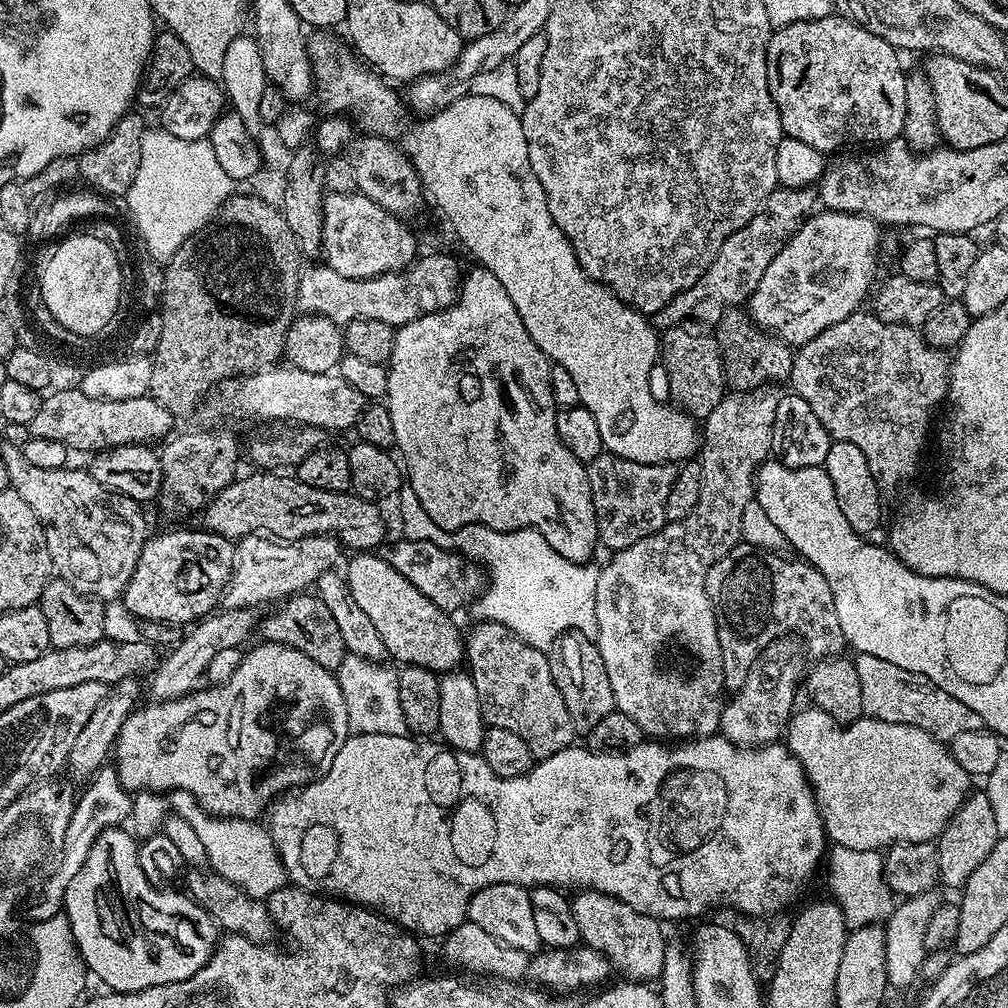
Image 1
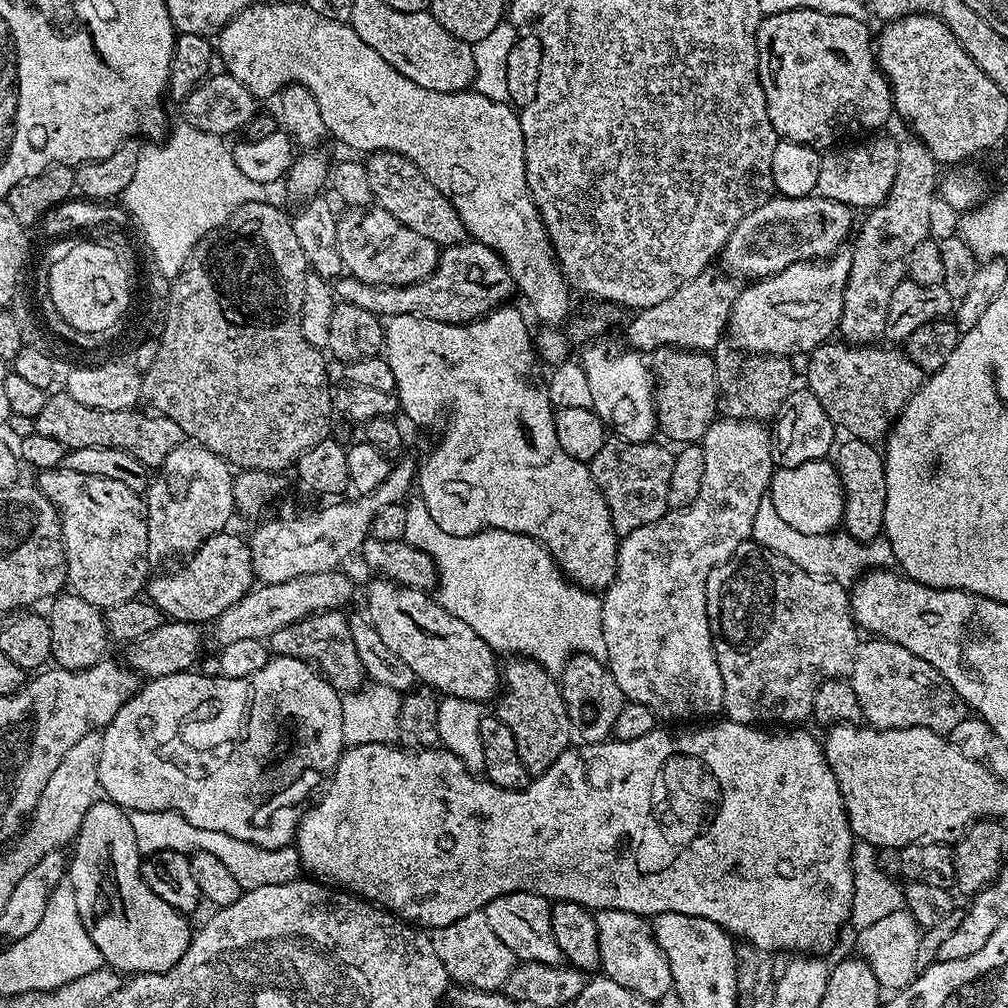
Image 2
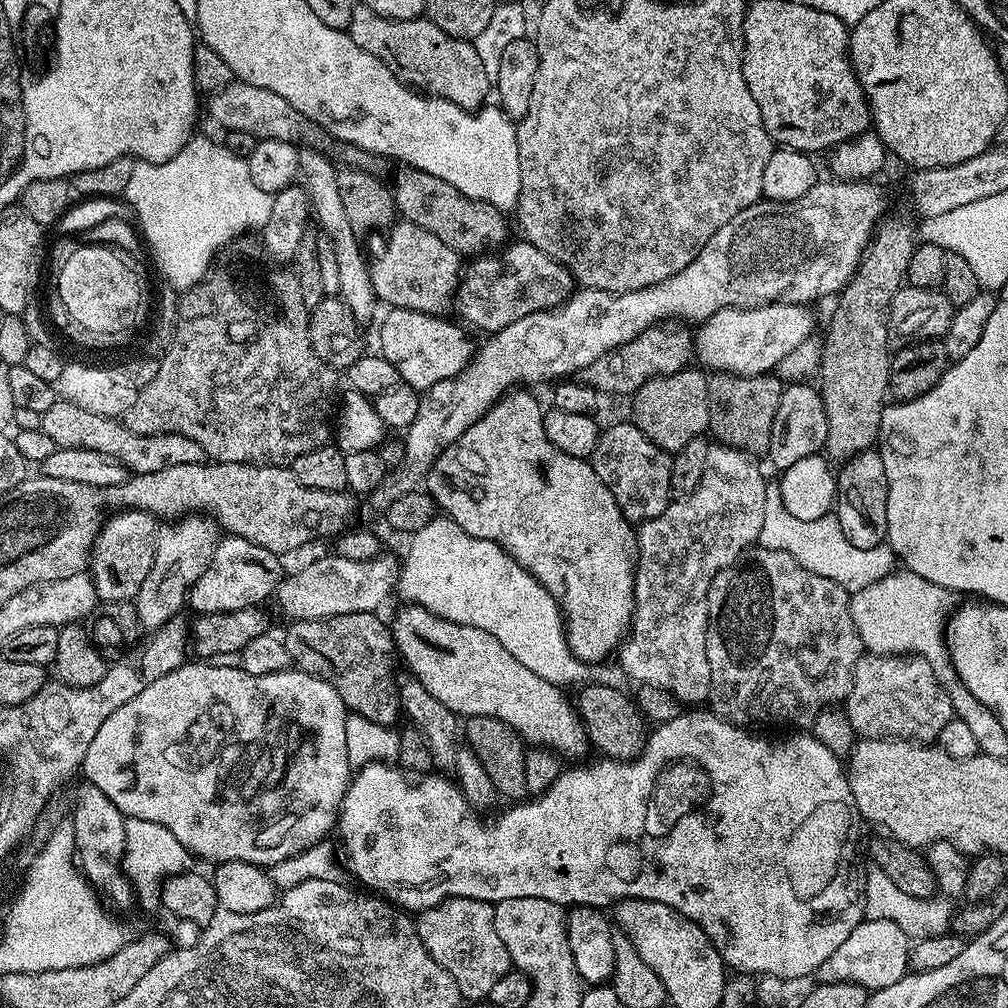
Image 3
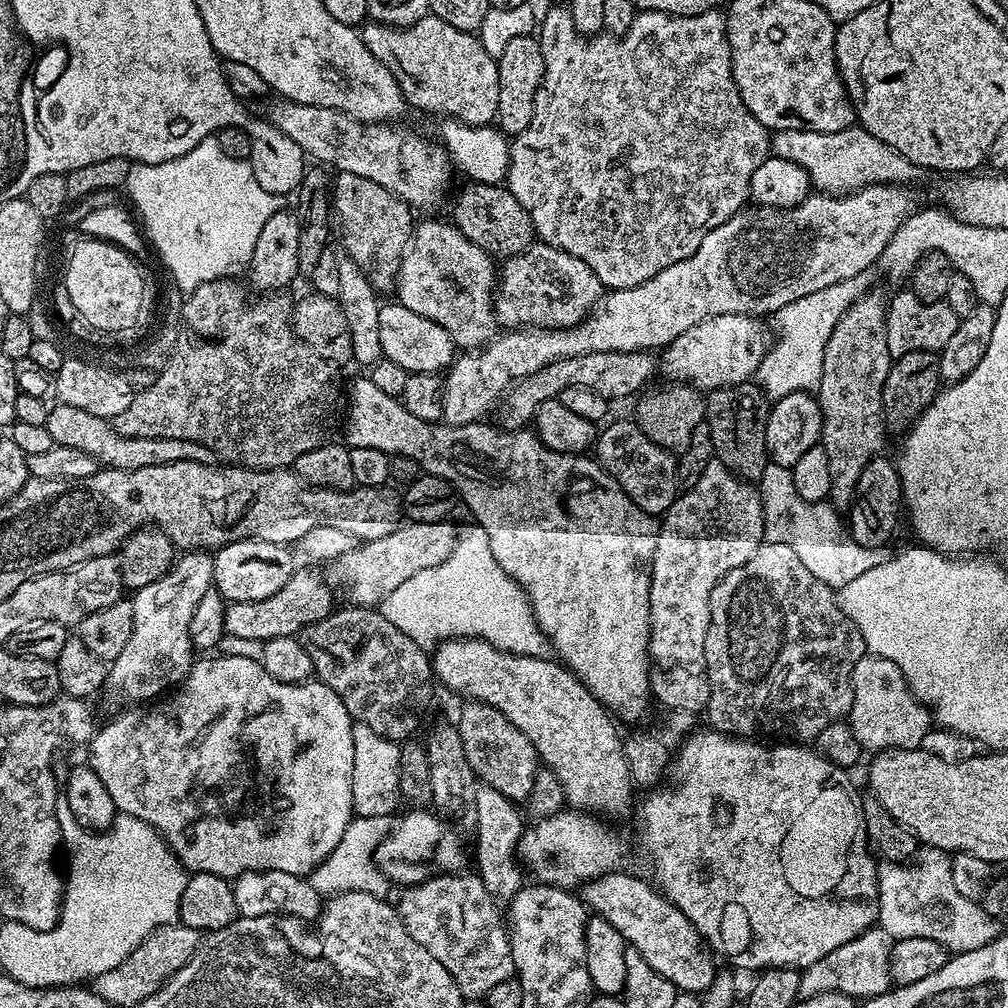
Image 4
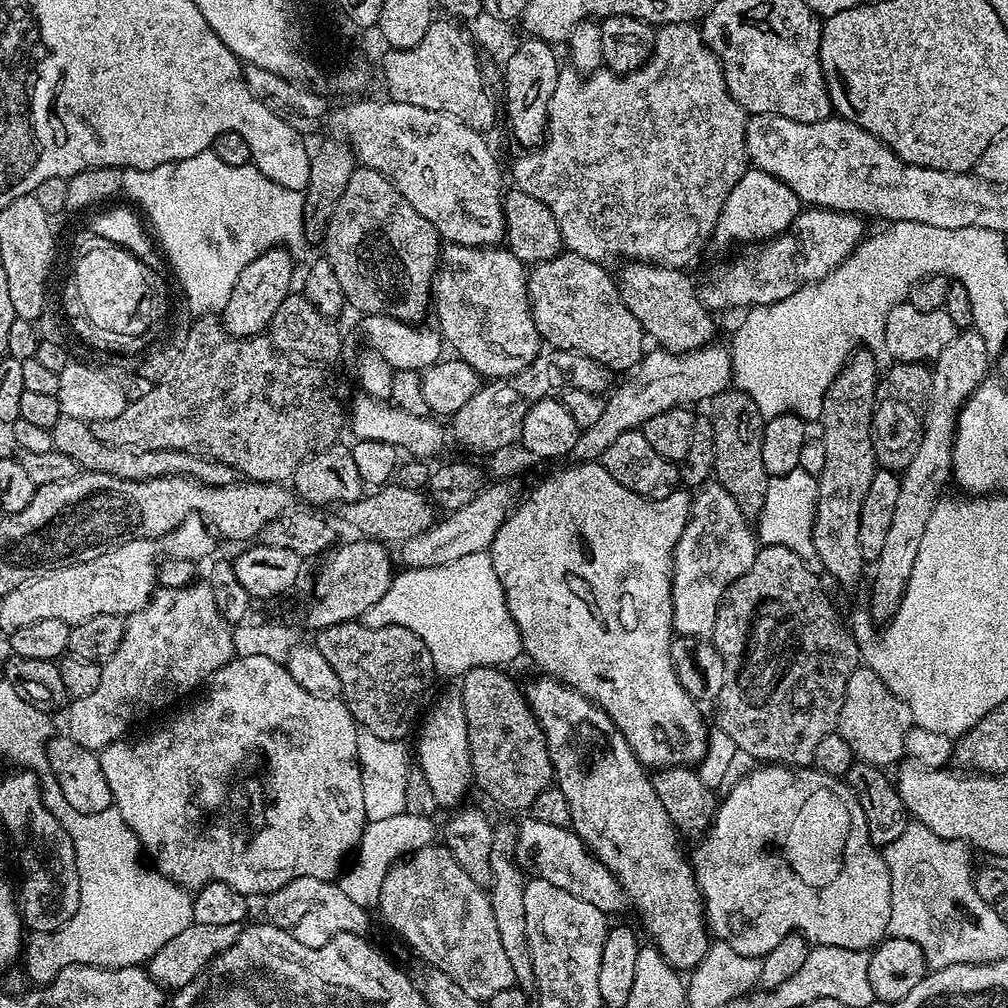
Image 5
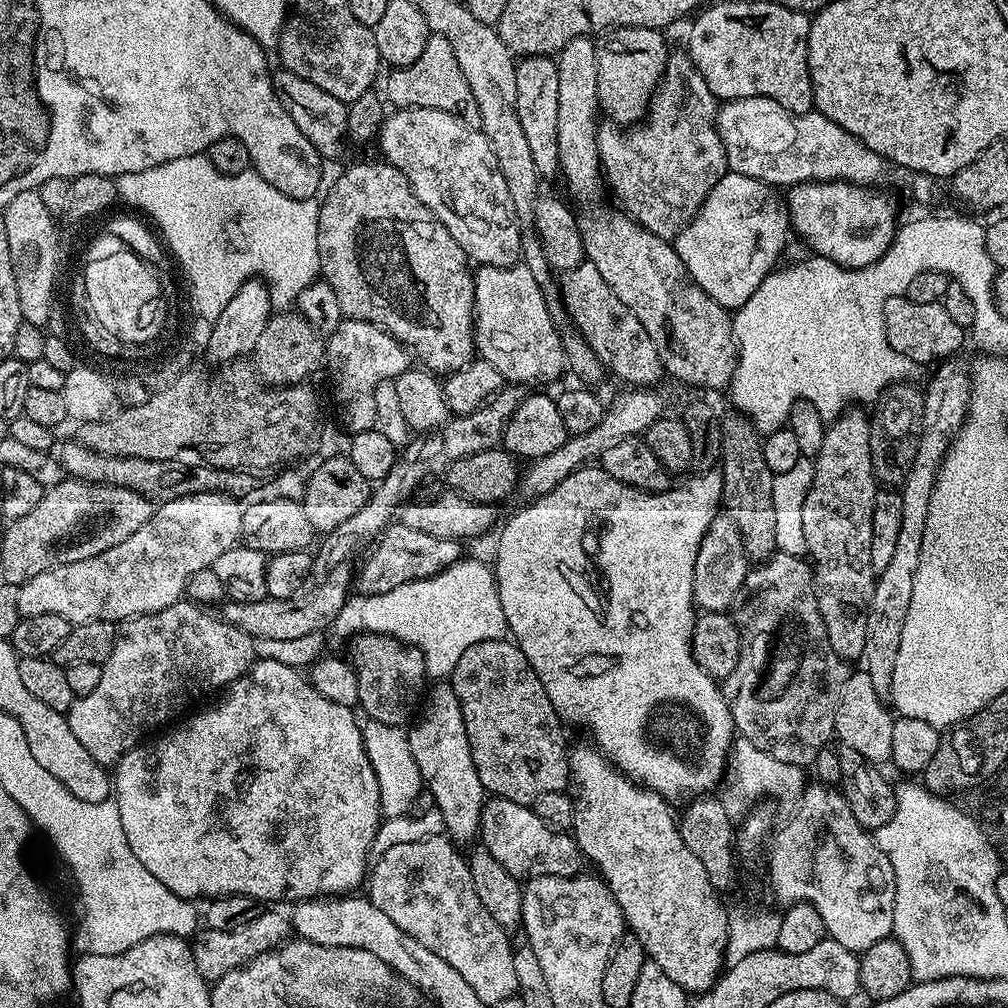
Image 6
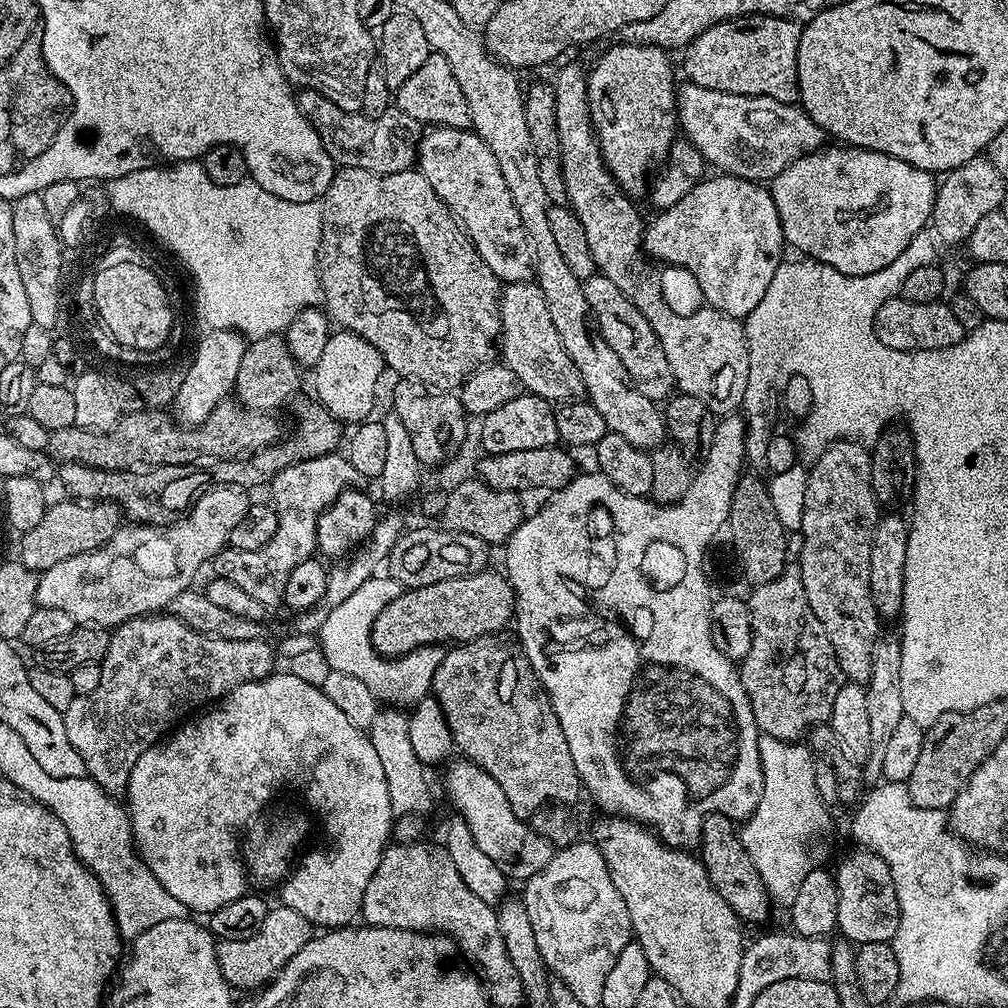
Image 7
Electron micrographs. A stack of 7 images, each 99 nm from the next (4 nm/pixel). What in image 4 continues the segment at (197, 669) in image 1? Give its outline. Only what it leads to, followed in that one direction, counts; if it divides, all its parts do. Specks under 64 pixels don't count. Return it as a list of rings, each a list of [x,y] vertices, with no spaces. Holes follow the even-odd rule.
[[[439,520],[437,524],[405,523],[398,526],[386,538],[374,538],[363,541],[350,554],[342,554],[340,560],[331,565],[332,576],[338,583],[344,584],[353,605],[376,606],[406,578],[414,578],[418,570],[428,570],[446,562],[454,550],[458,539],[458,528],[448,520]]]

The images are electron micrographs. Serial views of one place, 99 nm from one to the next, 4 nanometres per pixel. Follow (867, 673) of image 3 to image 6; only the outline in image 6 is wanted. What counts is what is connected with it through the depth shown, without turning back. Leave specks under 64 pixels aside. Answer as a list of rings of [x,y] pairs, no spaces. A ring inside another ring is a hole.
[[[853,671],[842,686],[842,698],[838,698],[838,714],[834,714],[835,739],[840,739],[852,751],[849,753],[859,759],[866,760],[873,766],[887,765],[892,758],[890,745],[894,731],[893,719],[889,705],[878,694],[878,690],[874,690],[867,672]]]

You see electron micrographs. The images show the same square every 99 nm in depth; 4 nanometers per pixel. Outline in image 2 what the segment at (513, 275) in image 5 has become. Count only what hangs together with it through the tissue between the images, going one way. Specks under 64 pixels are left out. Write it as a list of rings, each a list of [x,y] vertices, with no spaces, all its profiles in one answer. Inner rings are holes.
[[[372,206],[363,212],[348,210],[337,219],[338,254],[342,256],[347,275],[353,280],[367,284],[379,284],[394,288],[425,280],[434,271],[440,260],[441,249],[430,238],[422,238],[410,226],[402,226],[379,206]]]

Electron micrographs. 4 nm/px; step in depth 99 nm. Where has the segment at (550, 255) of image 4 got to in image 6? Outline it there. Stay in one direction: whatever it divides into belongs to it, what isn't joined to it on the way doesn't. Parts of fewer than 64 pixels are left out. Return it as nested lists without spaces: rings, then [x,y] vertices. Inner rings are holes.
[[[585,262],[574,266],[559,277],[558,283],[567,319],[572,319],[571,327],[598,354],[600,363],[609,373],[625,380],[628,386],[638,388],[651,388],[659,385],[660,379],[665,379],[664,363],[658,358],[658,350],[654,350],[654,342],[650,342],[650,334],[646,334],[642,322],[622,306],[622,298],[606,286],[593,264]]]

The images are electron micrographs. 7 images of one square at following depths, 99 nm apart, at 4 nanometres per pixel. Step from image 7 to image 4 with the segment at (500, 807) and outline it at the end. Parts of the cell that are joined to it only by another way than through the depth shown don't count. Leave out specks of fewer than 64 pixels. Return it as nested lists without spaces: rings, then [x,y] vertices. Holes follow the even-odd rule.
[[[620,871],[606,872],[597,880],[589,880],[583,885],[582,899],[585,905],[595,915],[606,918],[606,922],[610,922],[610,926],[614,926],[614,930],[622,934],[624,943],[640,951],[642,958],[646,958],[646,962],[650,962],[650,966],[658,970],[658,974],[662,974],[662,978],[666,978],[681,993],[703,994],[715,982],[718,975],[716,964],[712,961],[714,953],[708,941],[692,925],[690,918],[686,918],[686,914],[682,914],[682,910],[678,910],[678,906],[674,906],[663,892],[657,890],[651,883],[648,885],[646,881],[639,880],[636,876]]]

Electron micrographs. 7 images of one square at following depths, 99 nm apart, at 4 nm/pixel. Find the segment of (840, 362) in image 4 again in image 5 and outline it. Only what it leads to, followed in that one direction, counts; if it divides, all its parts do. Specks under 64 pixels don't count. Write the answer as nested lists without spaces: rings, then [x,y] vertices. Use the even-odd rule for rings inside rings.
[[[857,350],[849,356],[844,369],[830,382],[830,390],[826,390],[819,418],[819,423],[824,424],[822,443],[826,450],[826,466],[822,466],[816,486],[818,498],[812,533],[819,567],[824,567],[840,584],[858,583],[866,567],[862,546],[858,546],[858,522],[862,514],[862,498],[866,498],[866,490],[870,490],[870,482],[874,482],[874,474],[878,471],[872,445],[872,415],[876,409],[878,371],[876,372],[876,364],[872,360],[875,360],[873,353],[867,350]]]

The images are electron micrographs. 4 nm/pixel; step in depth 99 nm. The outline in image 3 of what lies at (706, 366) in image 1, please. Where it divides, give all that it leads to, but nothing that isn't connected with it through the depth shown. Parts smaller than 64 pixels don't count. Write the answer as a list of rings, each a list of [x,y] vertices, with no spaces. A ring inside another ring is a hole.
[[[689,366],[681,372],[650,378],[650,382],[646,382],[630,397],[631,423],[642,430],[642,434],[646,434],[646,438],[650,438],[650,442],[654,442],[654,446],[658,446],[663,452],[675,454],[682,450],[682,446],[686,446],[686,442],[704,436],[709,431],[708,376],[699,367],[695,367]]]

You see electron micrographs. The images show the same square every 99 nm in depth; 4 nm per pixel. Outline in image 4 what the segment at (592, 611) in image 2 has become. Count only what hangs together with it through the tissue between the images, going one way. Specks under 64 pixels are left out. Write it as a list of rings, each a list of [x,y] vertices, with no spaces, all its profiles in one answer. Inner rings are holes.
[[[472,526],[469,532],[459,533],[454,550],[446,562],[438,562],[438,566],[430,566],[428,570],[418,570],[414,578],[406,578],[402,586],[390,590],[390,594],[380,601],[378,611],[386,618],[386,622],[394,622],[402,634],[418,642],[425,650],[435,649],[446,640],[475,638],[490,642],[503,652],[519,656],[547,657],[550,652],[549,642],[532,613],[528,595],[520,589],[517,580],[510,578],[506,570],[498,566],[498,558],[494,558],[494,550],[490,550],[488,536],[479,526]]]

